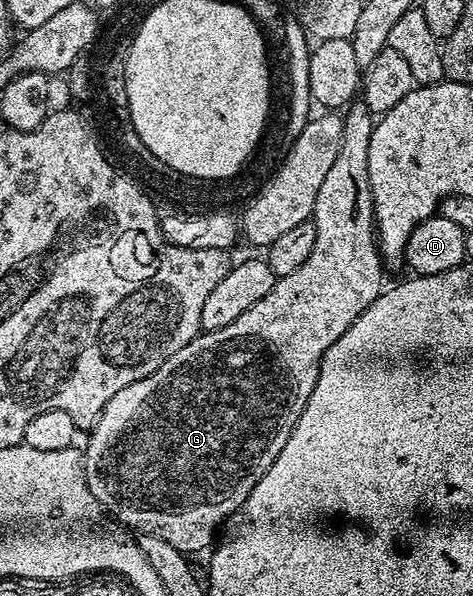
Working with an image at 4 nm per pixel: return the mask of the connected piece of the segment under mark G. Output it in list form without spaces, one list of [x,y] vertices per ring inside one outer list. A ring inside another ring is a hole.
[[[354,100],[345,109],[341,119],[340,152],[337,153],[331,170],[324,176],[324,181],[320,184],[320,189],[316,194],[316,204],[313,205],[312,221],[316,228],[316,244],[312,244],[312,252],[309,254],[308,260],[304,260],[304,264],[300,264],[300,268],[296,268],[296,272],[291,272],[289,276],[277,279],[272,292],[268,292],[268,296],[264,296],[264,300],[252,304],[252,308],[248,308],[248,312],[236,316],[236,320],[232,320],[232,324],[228,324],[228,328],[199,333],[198,337],[192,339],[188,344],[184,344],[184,348],[180,348],[180,352],[176,352],[176,356],[164,360],[164,364],[160,364],[160,368],[155,374],[144,380],[136,380],[136,384],[128,384],[128,388],[120,388],[120,392],[116,392],[116,396],[112,396],[112,400],[108,400],[108,404],[101,414],[97,415],[95,422],[98,423],[95,424],[94,431],[91,432],[86,446],[84,445],[86,483],[99,507],[109,517],[111,514],[114,517],[111,519],[115,523],[121,524],[131,531],[138,530],[139,535],[155,534],[160,536],[160,540],[168,540],[168,544],[172,544],[172,548],[176,548],[181,554],[195,556],[194,554],[200,553],[201,550],[207,549],[206,551],[209,551],[211,549],[212,543],[219,531],[223,529],[224,523],[242,507],[244,500],[248,500],[248,496],[256,488],[256,484],[264,476],[264,472],[268,472],[268,468],[272,468],[276,456],[280,456],[280,452],[284,452],[284,444],[288,444],[288,440],[292,436],[292,428],[296,428],[296,424],[312,396],[312,388],[316,388],[316,380],[320,376],[320,368],[326,353],[336,344],[336,340],[340,340],[340,336],[344,336],[344,332],[348,332],[348,328],[352,328],[352,324],[358,319],[360,312],[364,312],[364,308],[368,308],[368,304],[372,304],[372,300],[376,300],[384,289],[384,283],[382,283],[384,259],[378,253],[378,235],[374,229],[374,205],[372,204],[371,185],[368,181],[368,145],[371,143],[374,118],[369,113],[366,104],[361,100]]]

